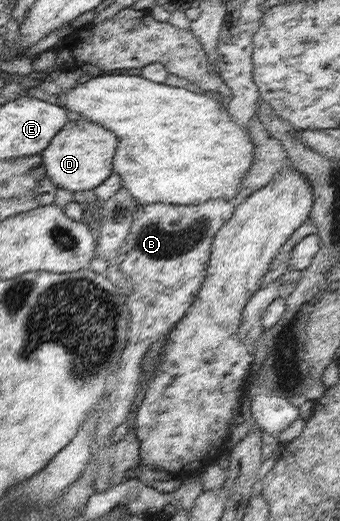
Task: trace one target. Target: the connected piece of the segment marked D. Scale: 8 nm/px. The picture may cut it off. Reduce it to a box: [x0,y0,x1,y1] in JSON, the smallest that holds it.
[40,115,116,192]

